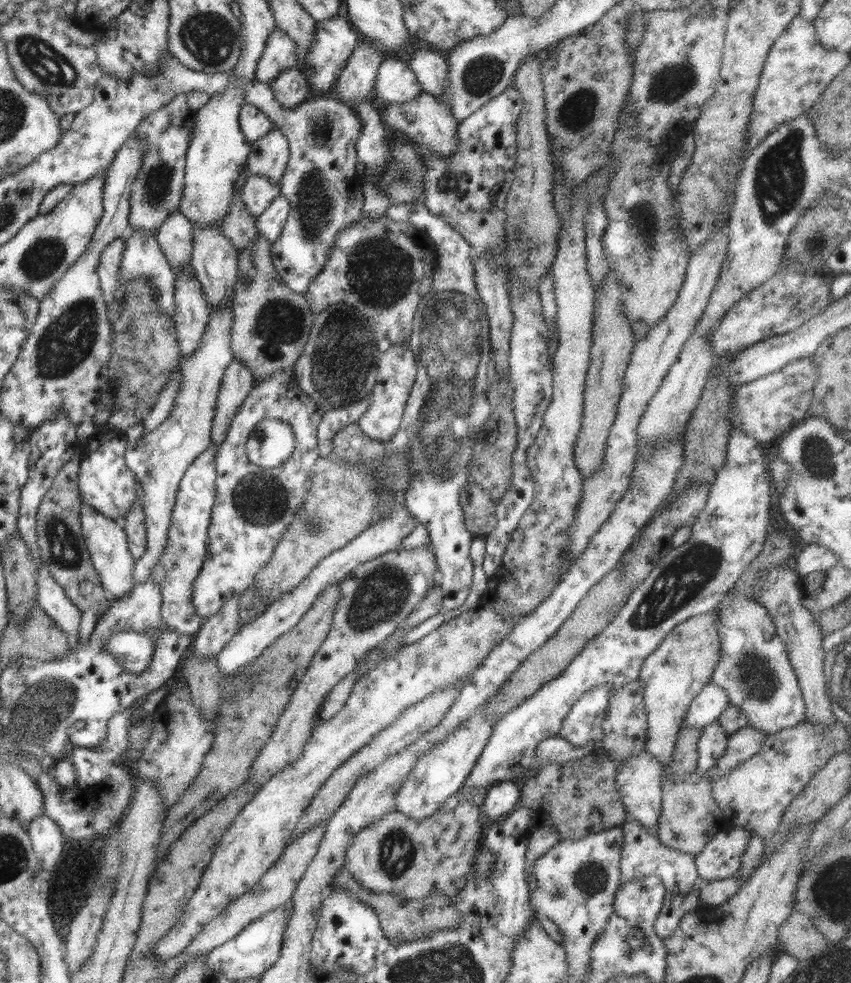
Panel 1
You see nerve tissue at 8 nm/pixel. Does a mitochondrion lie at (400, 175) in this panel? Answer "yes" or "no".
yes

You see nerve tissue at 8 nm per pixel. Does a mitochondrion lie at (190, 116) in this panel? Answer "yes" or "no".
no

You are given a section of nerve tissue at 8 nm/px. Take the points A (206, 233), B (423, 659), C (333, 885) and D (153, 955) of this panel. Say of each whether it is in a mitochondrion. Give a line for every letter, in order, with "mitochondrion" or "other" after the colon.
A: other
B: mitochondrion
C: other
D: other

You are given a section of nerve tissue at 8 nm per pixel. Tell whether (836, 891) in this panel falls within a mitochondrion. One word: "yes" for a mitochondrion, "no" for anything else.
yes

